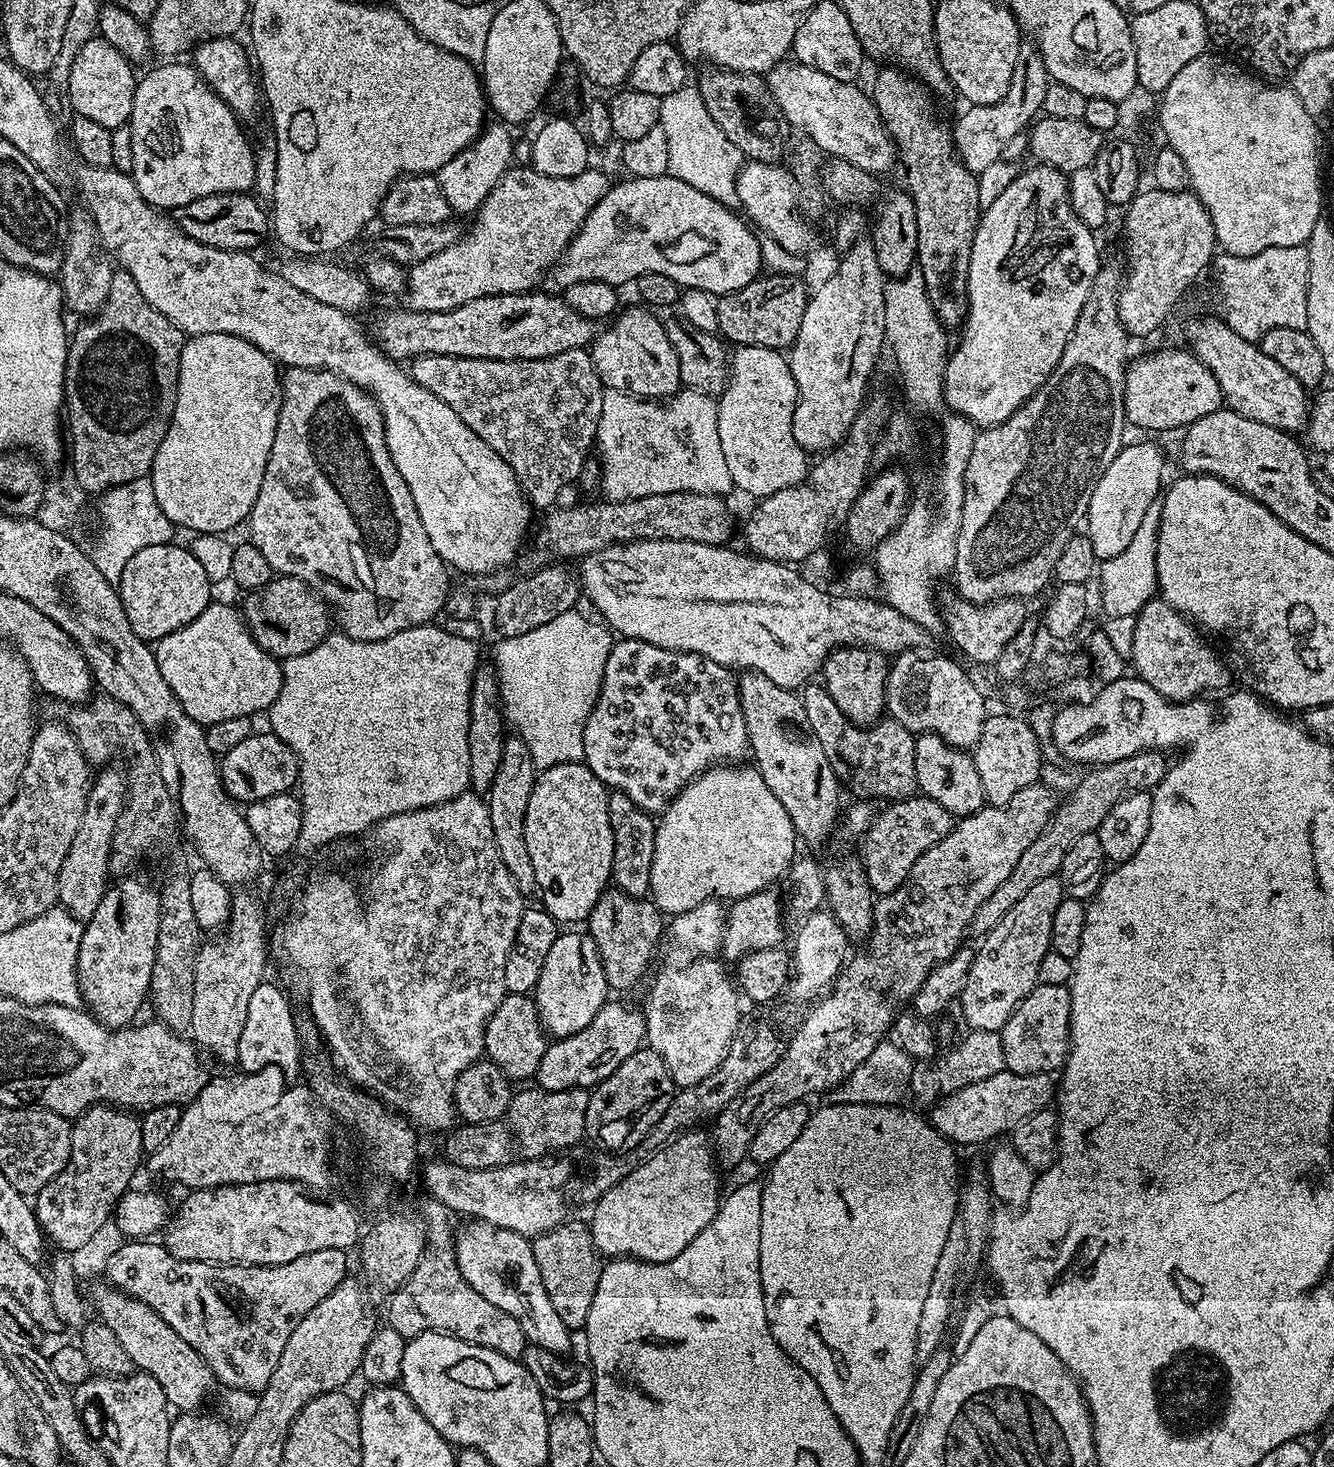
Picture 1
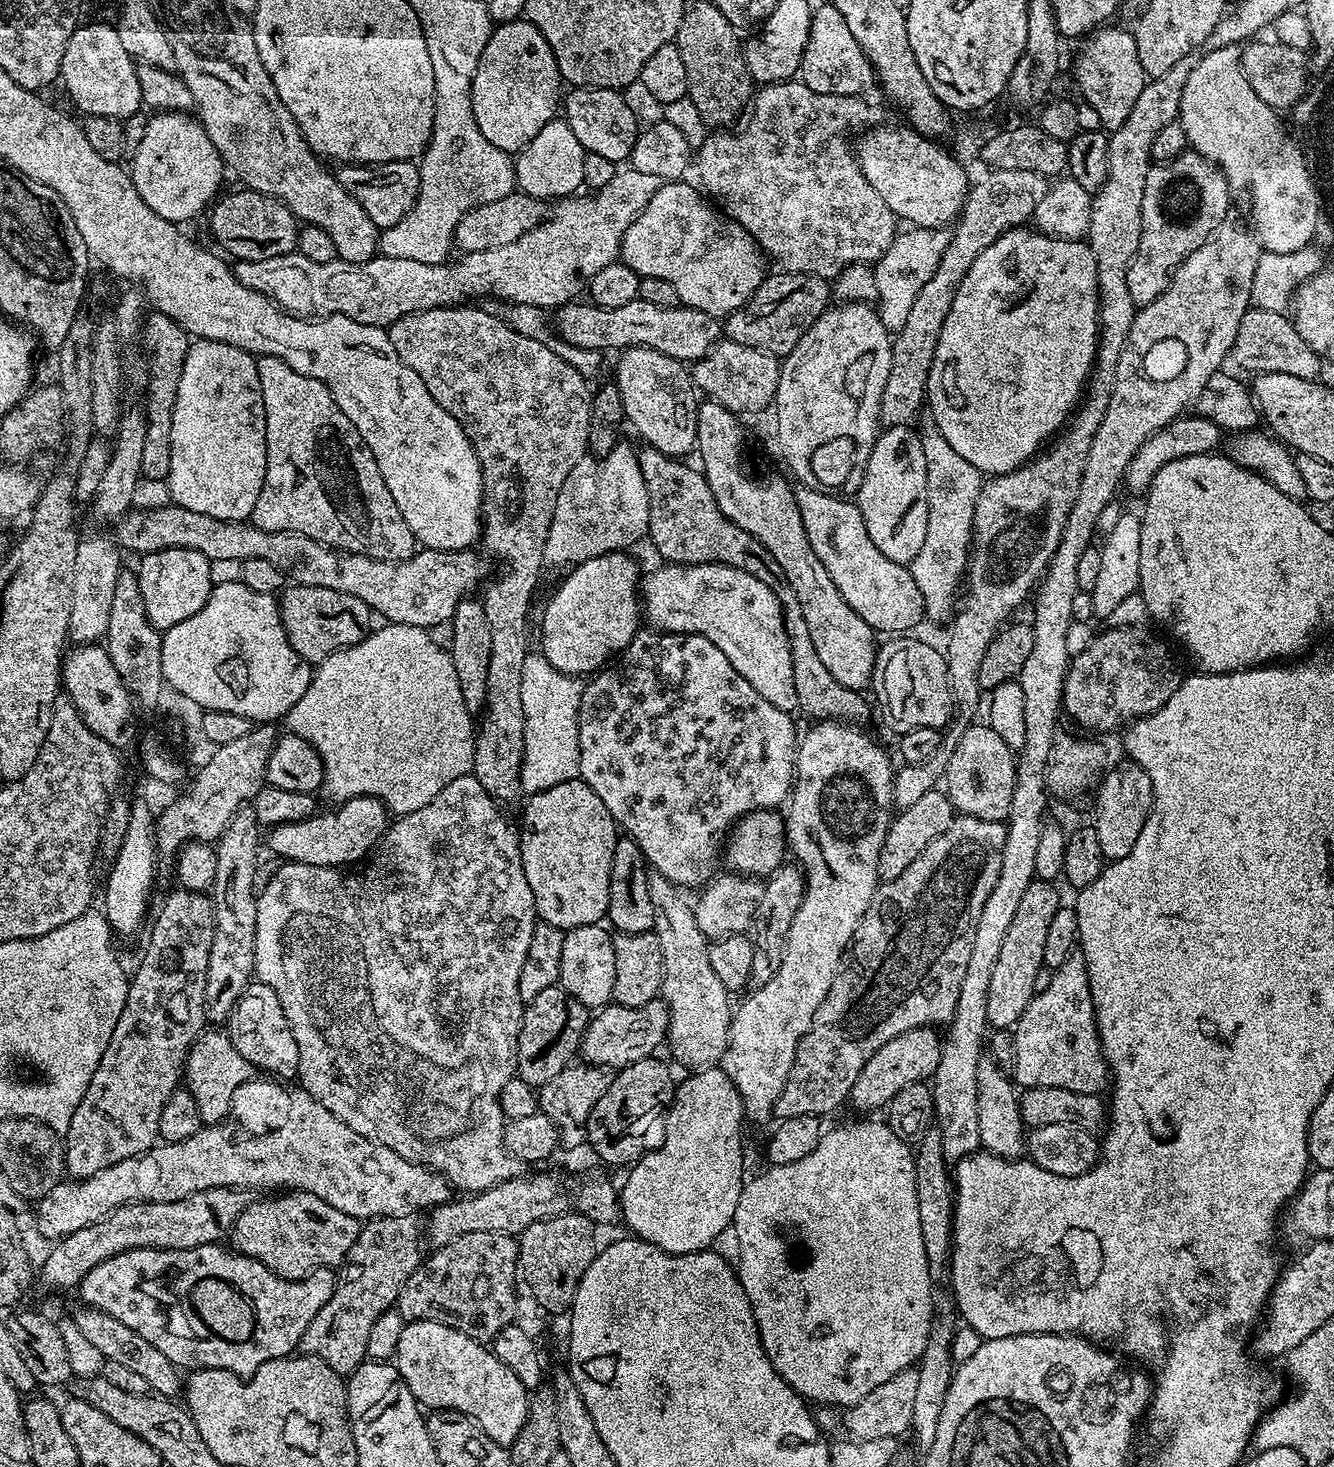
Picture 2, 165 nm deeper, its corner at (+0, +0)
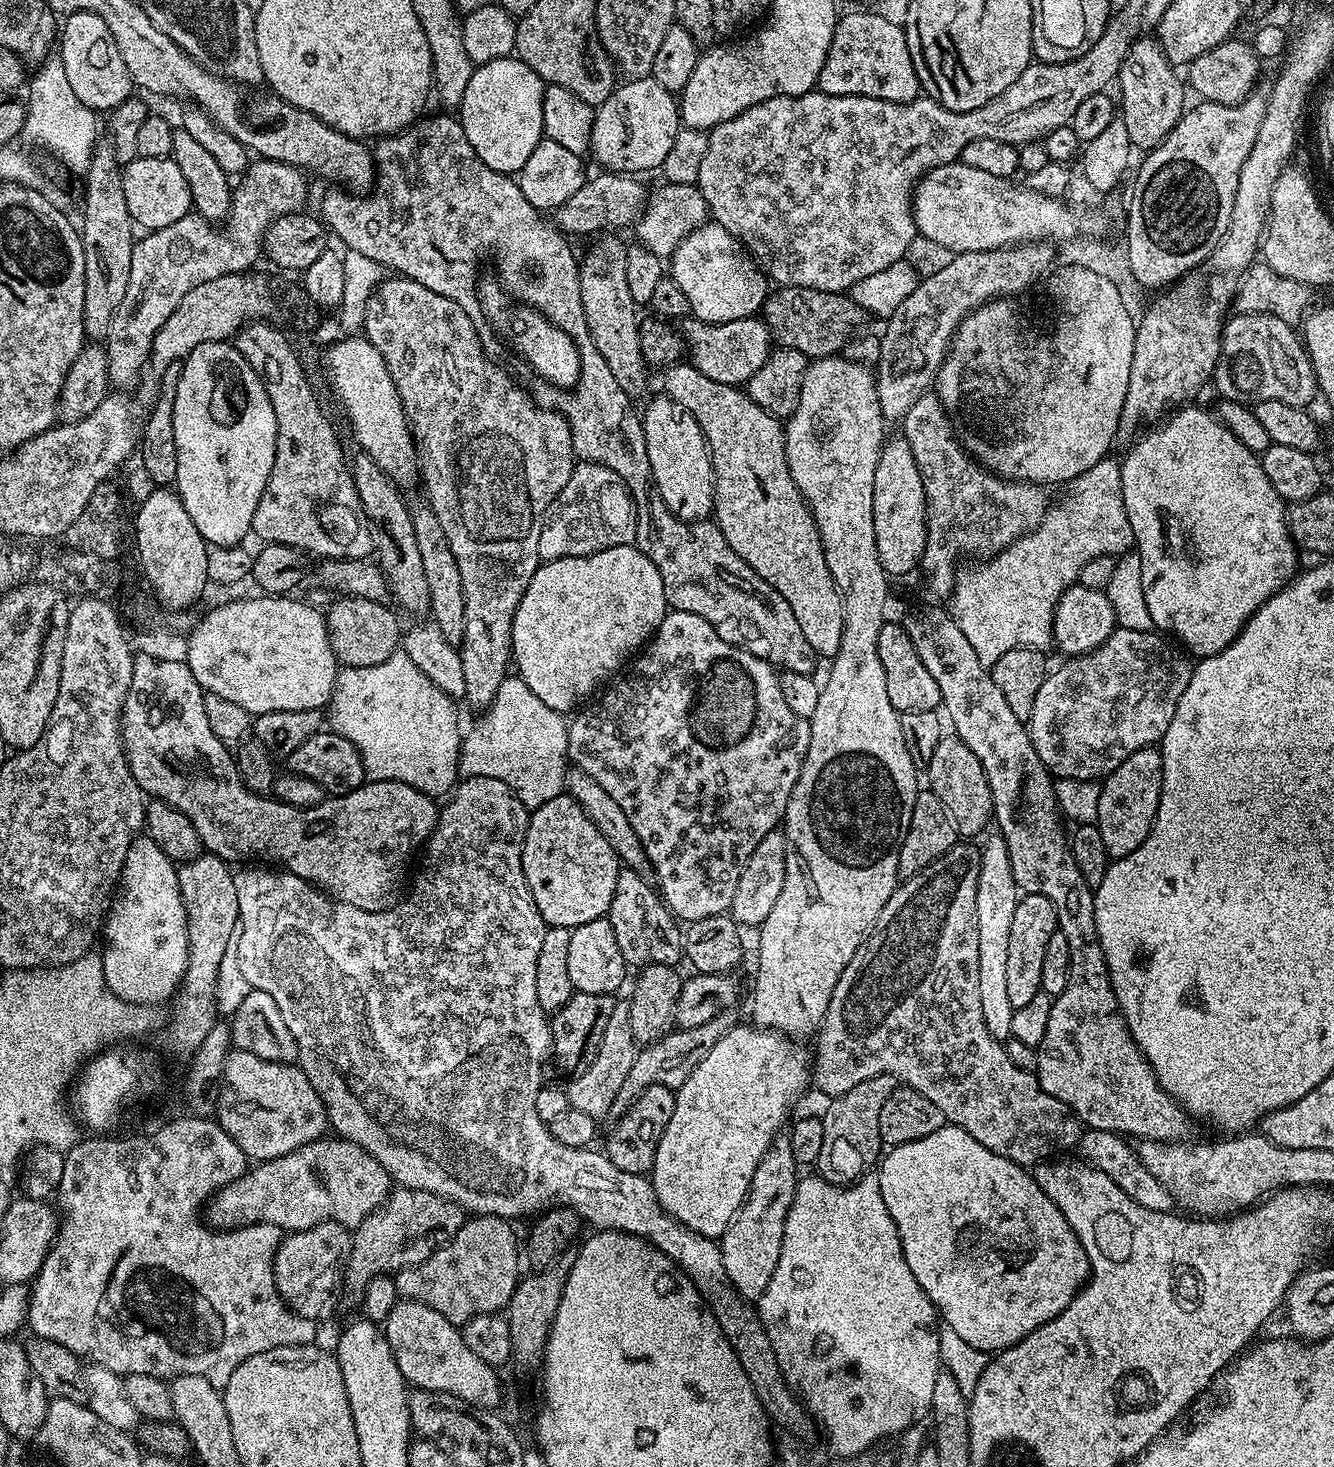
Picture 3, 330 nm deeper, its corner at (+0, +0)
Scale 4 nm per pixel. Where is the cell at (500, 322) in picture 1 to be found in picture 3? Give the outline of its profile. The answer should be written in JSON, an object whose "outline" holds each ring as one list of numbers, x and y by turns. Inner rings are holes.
{"outline":[[756,316,721,324,708,324,704,320,688,318,679,325,678,332,686,349,687,359,695,368,702,370,706,378,714,378,714,382,733,386,747,385,748,379,762,370,762,362,766,362,768,353,774,347,765,321]]}

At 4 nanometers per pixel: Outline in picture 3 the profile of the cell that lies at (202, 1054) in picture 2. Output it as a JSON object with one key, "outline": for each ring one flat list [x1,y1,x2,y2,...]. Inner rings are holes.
{"outline":[[236,1048,229,1051,224,1067,224,1078,220,1082,220,1097,216,1100,215,1115,220,1125,242,1146,249,1161,259,1162,290,1154,302,1145,321,1139,329,1131,328,1111,310,1078,298,1066,279,1064,258,1058,246,1050]]}

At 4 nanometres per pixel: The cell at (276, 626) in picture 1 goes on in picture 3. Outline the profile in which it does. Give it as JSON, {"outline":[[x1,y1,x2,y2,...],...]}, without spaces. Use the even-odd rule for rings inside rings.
{"outline":[[345,595,336,599,327,605,326,619,330,646,343,667,378,666,378,662,386,662,398,651,402,644,400,620,387,608,387,603]]}

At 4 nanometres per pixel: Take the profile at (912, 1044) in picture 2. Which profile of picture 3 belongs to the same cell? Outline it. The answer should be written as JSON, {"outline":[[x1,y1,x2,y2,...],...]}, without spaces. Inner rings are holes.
{"outline":[[875,1076,866,1078,866,1082,858,1082,854,1090,846,1090,846,1094,827,1101,828,1109,822,1112,822,1154,818,1154,814,1165,815,1171,826,1182,847,1186,873,1171,884,1146,878,1130,879,1115,883,1103,897,1087,898,1081,894,1077]]}

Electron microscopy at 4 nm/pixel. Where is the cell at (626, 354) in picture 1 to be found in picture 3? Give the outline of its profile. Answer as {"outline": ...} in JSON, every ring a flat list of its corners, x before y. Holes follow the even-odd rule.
{"outline":[[667,394,653,395,647,401,648,409,643,409,644,437,646,438,646,454,650,458,650,470,656,483,662,502,680,520,695,522,708,520,713,515,716,502,716,483,712,469,712,455,708,452,708,442,698,422,678,402,674,402]]}

